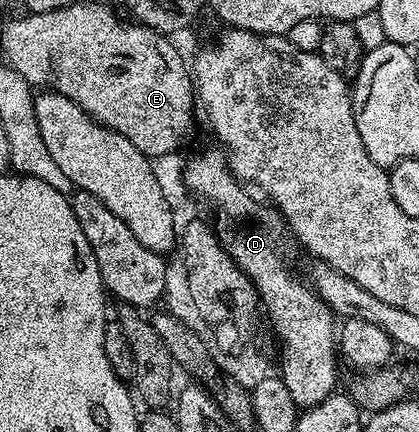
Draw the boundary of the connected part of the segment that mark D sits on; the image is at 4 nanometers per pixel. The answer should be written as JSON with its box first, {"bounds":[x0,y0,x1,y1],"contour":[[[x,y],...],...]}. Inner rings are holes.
{"bounds":[182,150,339,409],"contour":[[[217,150],[202,151],[192,156],[182,171],[182,179],[196,198],[203,199],[214,210],[212,226],[215,235],[232,261],[236,261],[239,269],[254,282],[264,313],[266,309],[279,341],[286,346],[280,377],[284,385],[288,385],[292,401],[296,401],[299,409],[315,407],[339,390],[336,316],[303,276],[302,280],[286,268],[290,263],[292,232],[281,211],[269,202],[257,203],[230,170],[225,150]]]}

